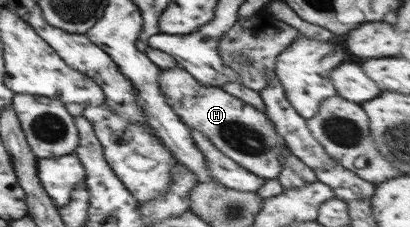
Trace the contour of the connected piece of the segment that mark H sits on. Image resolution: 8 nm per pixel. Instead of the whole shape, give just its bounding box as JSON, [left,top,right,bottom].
[158,67,287,179]

